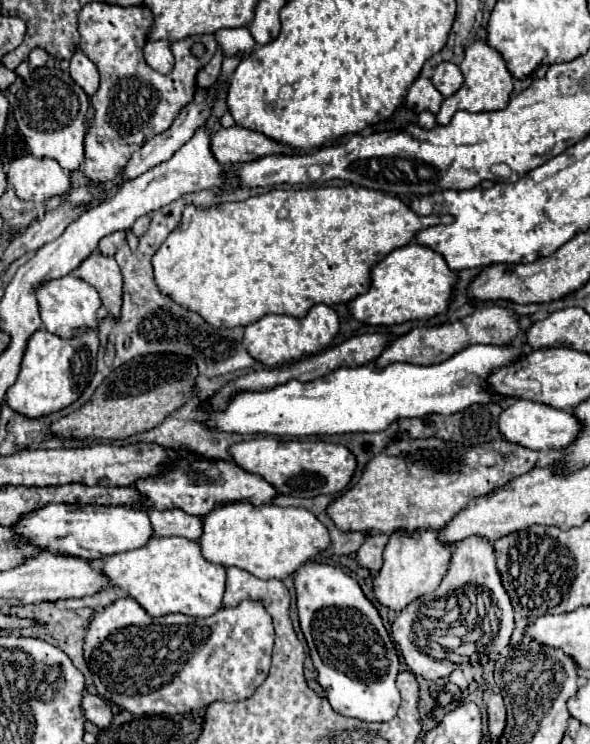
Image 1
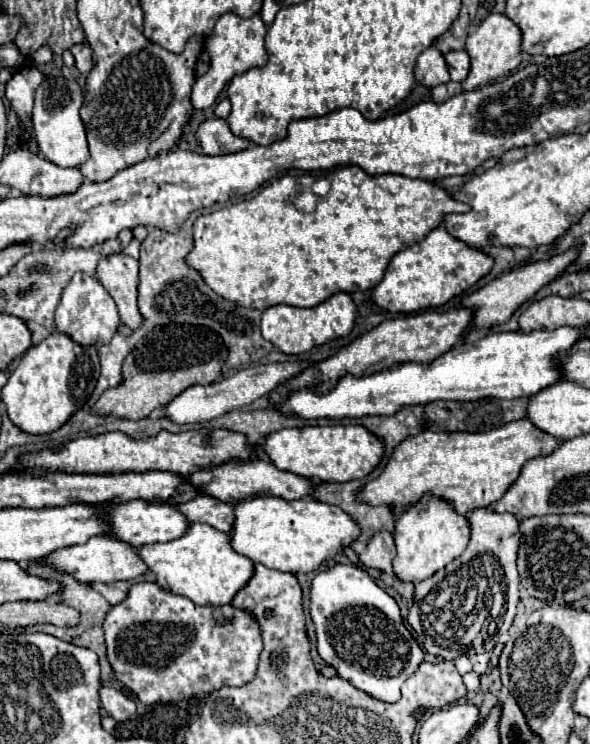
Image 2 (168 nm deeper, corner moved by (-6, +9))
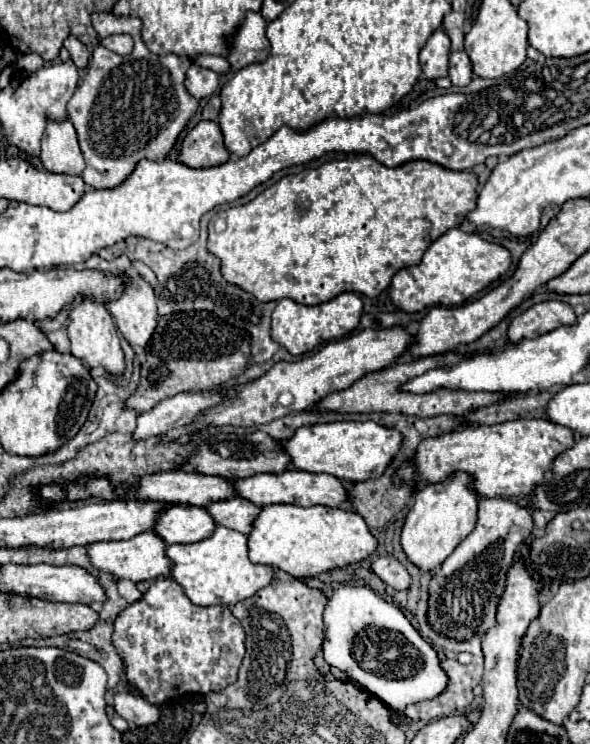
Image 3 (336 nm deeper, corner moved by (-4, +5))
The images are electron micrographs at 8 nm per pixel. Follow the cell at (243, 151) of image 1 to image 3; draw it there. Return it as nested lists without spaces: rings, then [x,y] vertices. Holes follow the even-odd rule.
[[[200,120],[182,140],[178,162],[190,168],[210,168],[226,162],[230,152],[224,148],[224,138],[216,122]]]

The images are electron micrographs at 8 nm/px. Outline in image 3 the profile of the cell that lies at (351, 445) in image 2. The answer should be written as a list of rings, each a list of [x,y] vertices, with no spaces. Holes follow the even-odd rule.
[[[366,420],[366,422],[330,422],[330,424],[314,424],[314,426],[298,428],[296,434],[288,440],[286,450],[292,458],[292,464],[298,470],[326,472],[326,474],[332,474],[344,482],[364,482],[364,480],[370,480],[372,476],[380,478],[384,474],[384,470],[390,466],[390,462],[398,454],[402,440],[404,438],[396,428],[386,428],[386,426],[380,426],[372,420]]]

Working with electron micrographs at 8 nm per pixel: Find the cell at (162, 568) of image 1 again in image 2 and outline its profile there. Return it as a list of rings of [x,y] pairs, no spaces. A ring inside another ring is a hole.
[[[192,524],[180,538],[164,544],[144,544],[140,548],[140,558],[154,574],[160,588],[186,596],[198,606],[230,604],[236,590],[252,576],[254,566],[250,558],[232,550],[228,534],[218,532],[208,524]]]

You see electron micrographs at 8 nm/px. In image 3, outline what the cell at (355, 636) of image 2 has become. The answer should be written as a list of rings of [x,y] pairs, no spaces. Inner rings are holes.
[[[368,586],[338,588],[326,604],[324,626],[324,660],[360,682],[394,712],[402,714],[410,704],[432,700],[448,686],[434,646],[416,632],[394,604]]]

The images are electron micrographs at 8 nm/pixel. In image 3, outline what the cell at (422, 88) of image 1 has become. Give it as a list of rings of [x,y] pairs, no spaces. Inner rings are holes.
[[[438,28],[432,32],[424,48],[420,50],[420,64],[426,78],[436,80],[448,76],[448,56],[450,56],[450,38]]]

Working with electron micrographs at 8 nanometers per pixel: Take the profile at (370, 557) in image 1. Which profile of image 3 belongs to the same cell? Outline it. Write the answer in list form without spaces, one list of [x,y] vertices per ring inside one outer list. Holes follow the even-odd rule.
[[[380,556],[372,562],[374,574],[382,578],[384,584],[392,586],[394,590],[408,590],[410,588],[410,574],[408,570],[394,558],[394,556]]]

